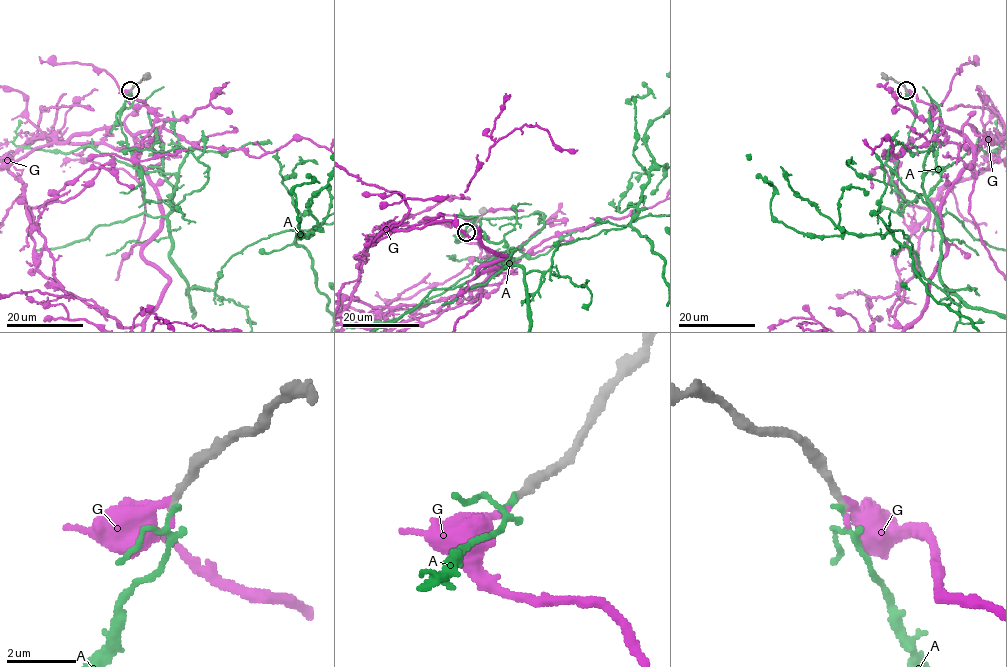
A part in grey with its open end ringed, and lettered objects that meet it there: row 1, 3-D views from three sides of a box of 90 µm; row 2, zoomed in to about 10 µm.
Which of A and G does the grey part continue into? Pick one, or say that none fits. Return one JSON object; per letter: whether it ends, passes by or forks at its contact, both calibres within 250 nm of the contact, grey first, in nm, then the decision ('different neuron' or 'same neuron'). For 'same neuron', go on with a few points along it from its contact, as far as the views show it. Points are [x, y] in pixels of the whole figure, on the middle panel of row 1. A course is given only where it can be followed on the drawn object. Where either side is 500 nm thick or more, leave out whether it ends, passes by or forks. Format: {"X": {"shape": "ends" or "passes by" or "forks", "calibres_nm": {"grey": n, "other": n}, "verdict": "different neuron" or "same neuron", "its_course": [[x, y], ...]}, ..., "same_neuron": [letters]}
{"A": {"shape": "passes by", "calibres_nm": {"grey": 200, "other": 120}, "verdict": "different neuron"}, "G": {"shape": "ends", "calibres_nm": {"grey": 220, "other": 280}, "verdict": "same neuron"}, "same_neuron": ["G"]}

